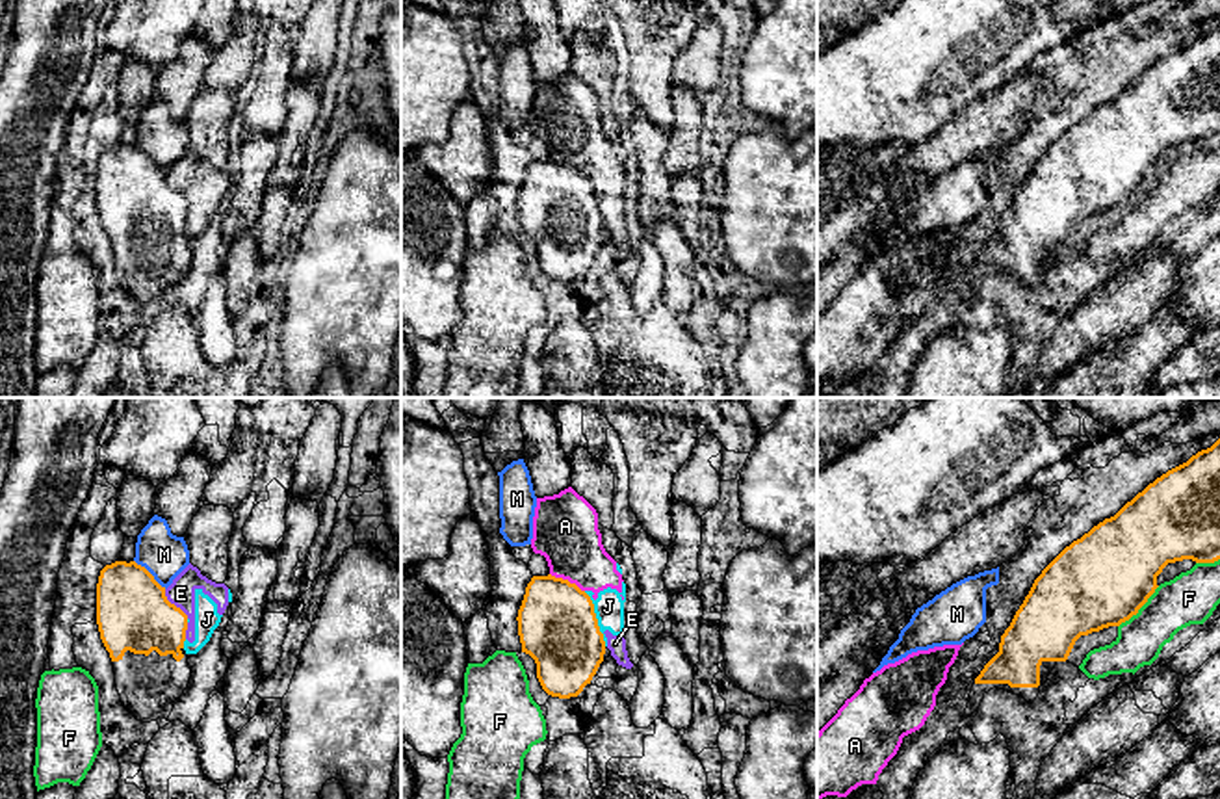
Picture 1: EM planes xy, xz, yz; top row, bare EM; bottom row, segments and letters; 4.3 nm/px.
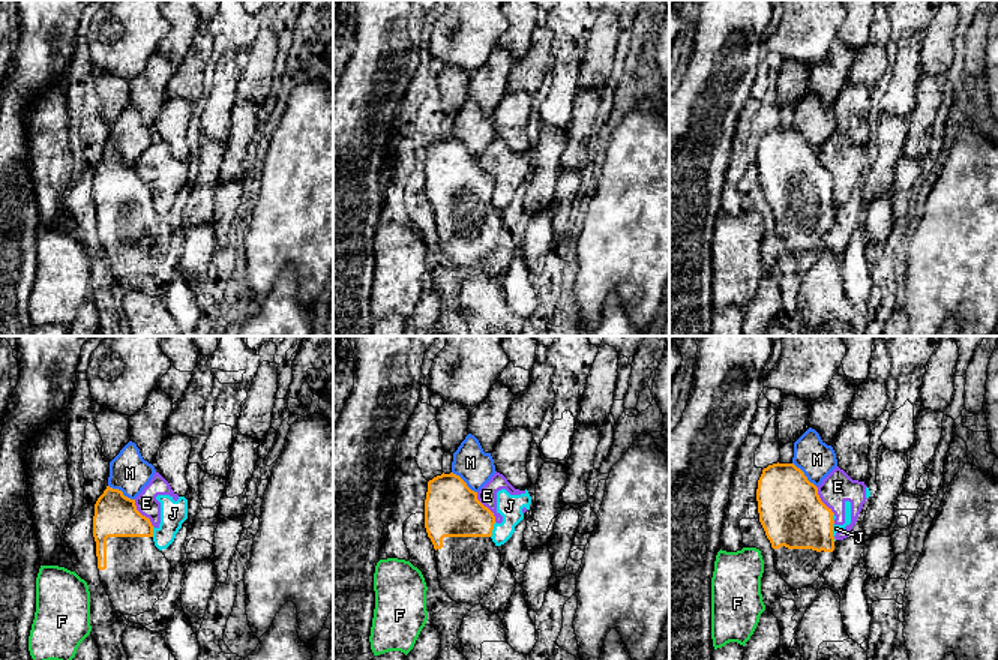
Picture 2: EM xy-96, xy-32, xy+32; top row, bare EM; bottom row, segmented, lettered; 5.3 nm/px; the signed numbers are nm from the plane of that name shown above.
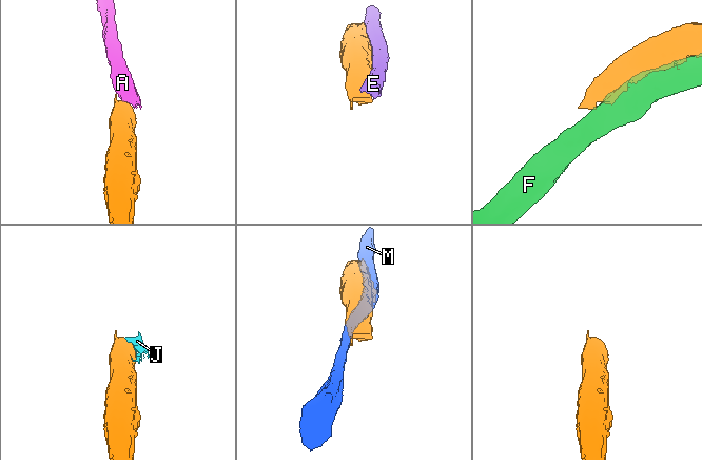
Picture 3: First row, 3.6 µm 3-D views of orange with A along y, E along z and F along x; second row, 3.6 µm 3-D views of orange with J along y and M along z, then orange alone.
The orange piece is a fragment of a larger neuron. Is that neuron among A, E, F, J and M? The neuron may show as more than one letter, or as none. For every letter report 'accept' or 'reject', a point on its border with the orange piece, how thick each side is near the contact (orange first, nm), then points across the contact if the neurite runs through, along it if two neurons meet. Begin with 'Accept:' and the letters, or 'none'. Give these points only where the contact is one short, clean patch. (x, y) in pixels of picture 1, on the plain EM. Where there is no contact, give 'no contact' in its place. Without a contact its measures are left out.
Accept: none
A: reject | xz (567, 164) | 340/280 nm | along xz (550, 157), (574, 166), (584, 175)
E: reject | xy (173, 188) | 320/120 nm
F: reject | yz (1141, 190) | 400/220 nm
J: reject | xz (597, 203) | 340/130 nm
M: reject | xy (151, 158) | 320/190 nm

